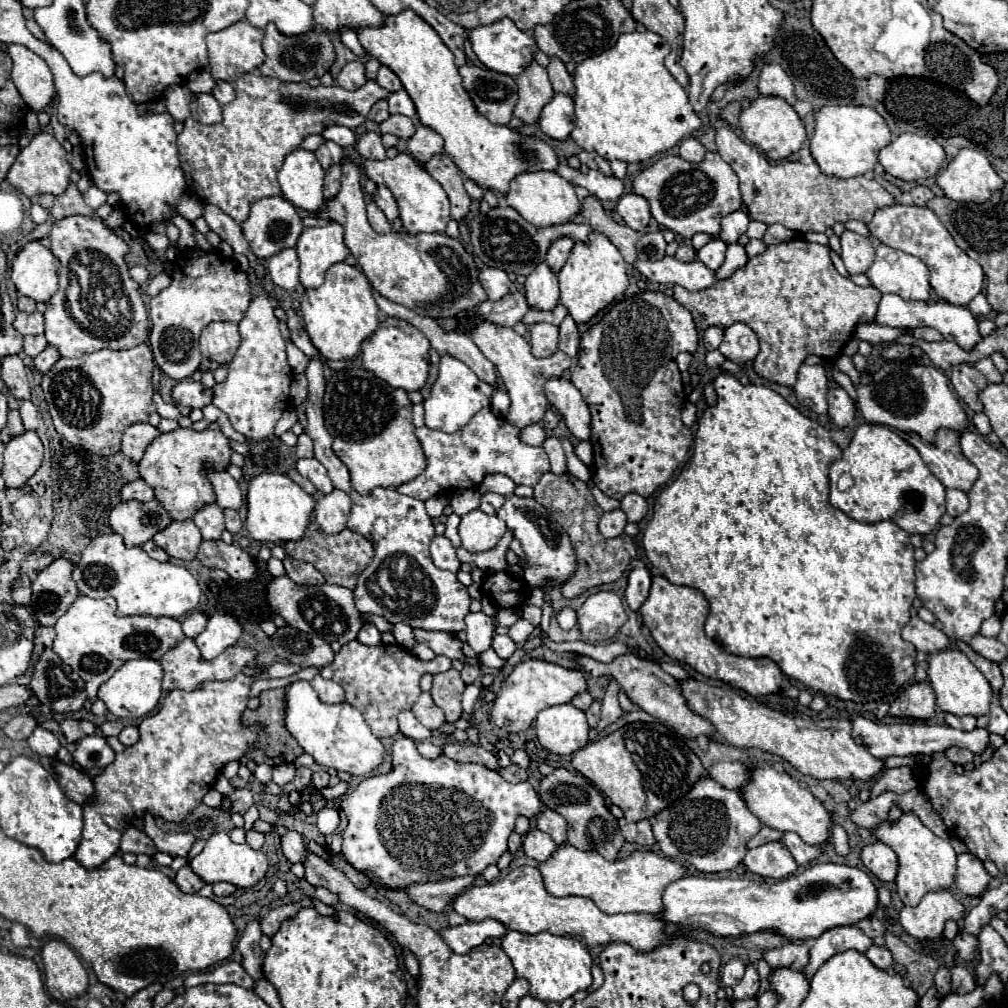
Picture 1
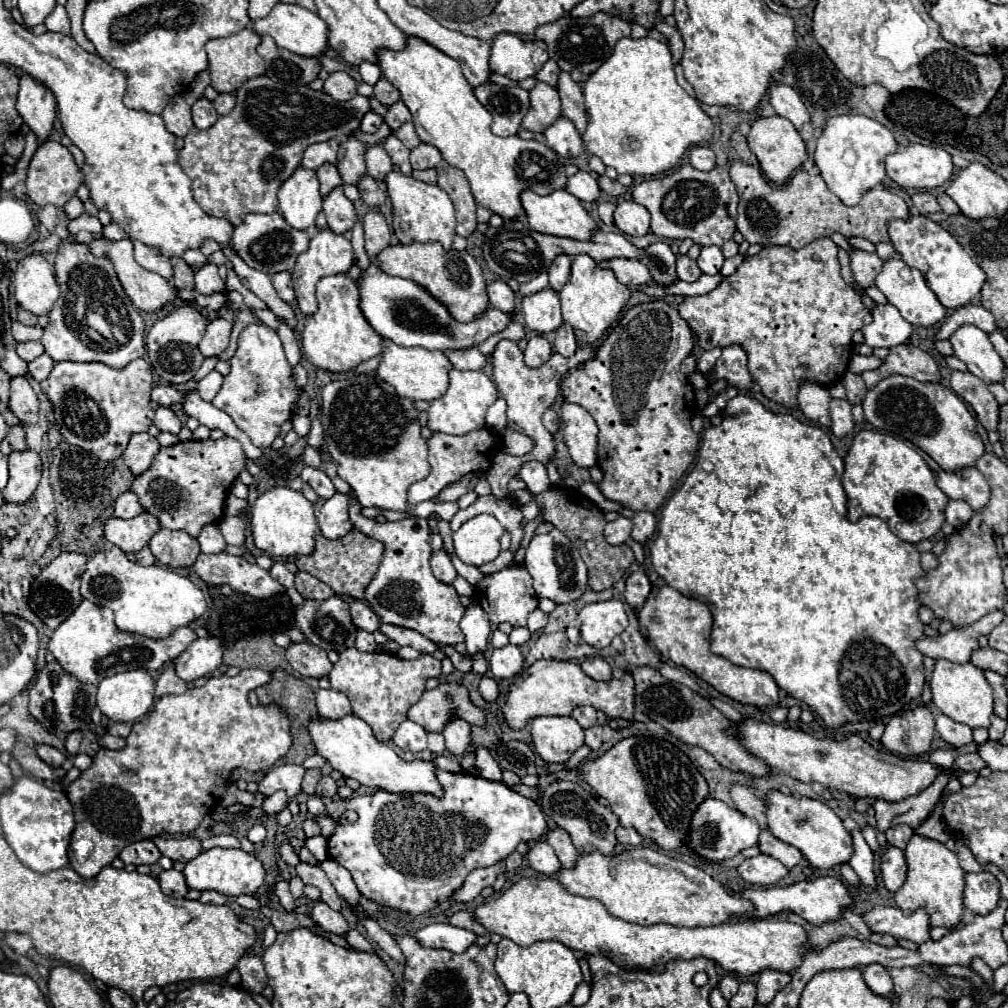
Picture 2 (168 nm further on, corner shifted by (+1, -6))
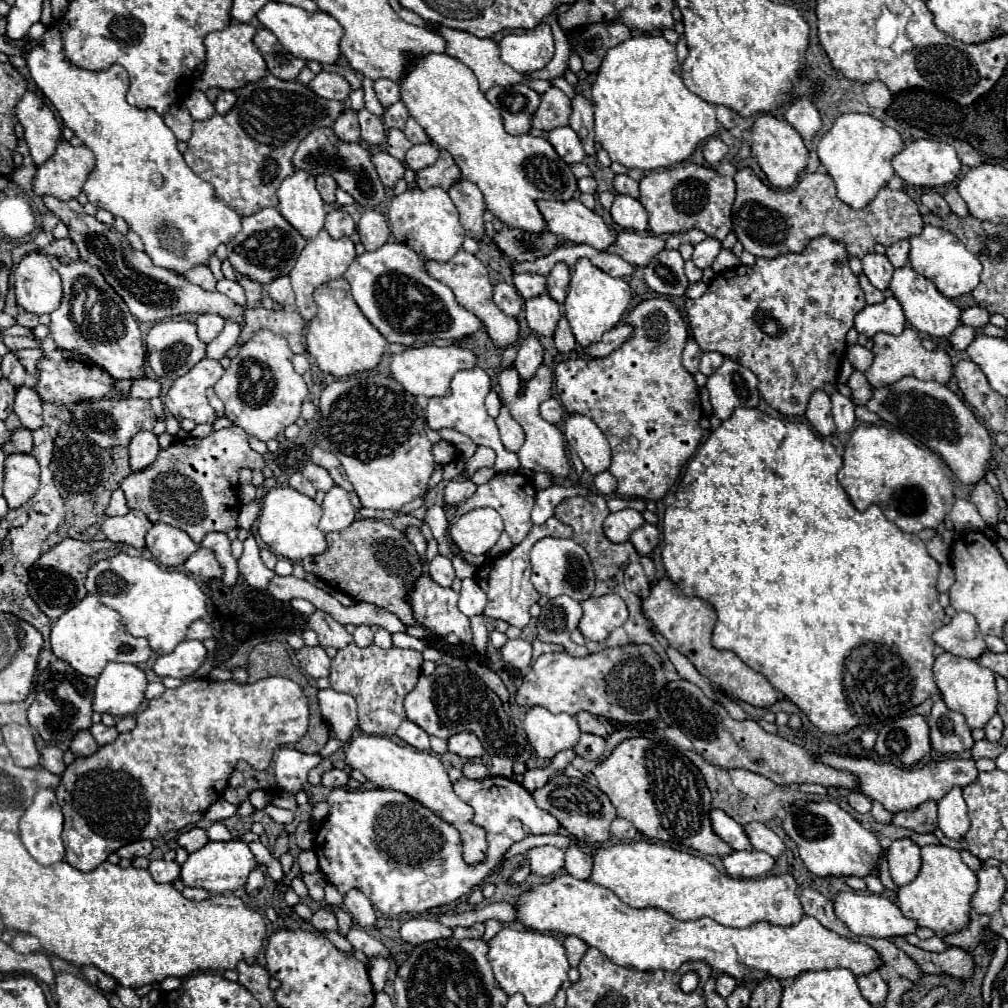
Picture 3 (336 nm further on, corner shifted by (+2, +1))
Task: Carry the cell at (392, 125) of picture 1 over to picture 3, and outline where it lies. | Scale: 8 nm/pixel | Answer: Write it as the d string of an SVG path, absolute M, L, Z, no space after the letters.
M408 118L406 122L406 128L404 128L404 136L412 142L412 144L422 144L422 142L430 142L430 138L426 136L424 128L414 120L414 118Z

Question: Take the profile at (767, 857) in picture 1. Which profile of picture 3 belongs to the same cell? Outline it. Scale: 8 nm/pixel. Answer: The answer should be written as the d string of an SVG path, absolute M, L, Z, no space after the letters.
M742 850L724 858L724 868L734 878L760 878L776 866L776 860L770 854L760 850Z

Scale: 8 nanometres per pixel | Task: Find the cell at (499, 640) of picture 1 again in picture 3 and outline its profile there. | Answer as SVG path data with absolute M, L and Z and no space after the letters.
M508 640L502 648L500 648L500 656L504 660L504 664L512 664L514 668L522 670L530 664L530 656L532 656L532 644L526 640Z

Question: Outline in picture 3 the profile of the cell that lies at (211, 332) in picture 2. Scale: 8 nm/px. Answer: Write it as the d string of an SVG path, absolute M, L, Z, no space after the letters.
M200 314L196 318L196 326L198 326L198 338L208 344L222 332L224 318L218 314Z

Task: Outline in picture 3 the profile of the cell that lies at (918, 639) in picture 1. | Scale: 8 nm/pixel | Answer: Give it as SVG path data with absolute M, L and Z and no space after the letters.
M958 612L950 620L950 624L938 628L932 634L932 640L946 652L962 658L976 660L980 654L986 652L984 636L978 630L978 622L966 612Z

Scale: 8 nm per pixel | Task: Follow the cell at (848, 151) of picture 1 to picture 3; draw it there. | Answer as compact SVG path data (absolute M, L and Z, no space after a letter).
M870 114L838 116L832 128L818 142L818 158L832 176L838 190L838 198L854 210L862 210L876 196L876 192L888 184L894 174L890 160L900 150L900 134Z

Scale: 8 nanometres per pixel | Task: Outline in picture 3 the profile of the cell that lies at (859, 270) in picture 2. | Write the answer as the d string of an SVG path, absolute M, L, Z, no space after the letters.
M870 252L862 258L862 266L864 266L864 274L868 276L870 284L884 292L888 288L888 282L892 278L892 270L894 270L890 260L884 254Z

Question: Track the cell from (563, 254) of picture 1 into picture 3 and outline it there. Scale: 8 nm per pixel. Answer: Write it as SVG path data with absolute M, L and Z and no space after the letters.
M558 262L550 274L546 276L546 282L548 282L548 294L556 300L556 302L564 302L564 296L566 296L566 288L568 288L568 282L570 282L570 268L564 264L564 262Z

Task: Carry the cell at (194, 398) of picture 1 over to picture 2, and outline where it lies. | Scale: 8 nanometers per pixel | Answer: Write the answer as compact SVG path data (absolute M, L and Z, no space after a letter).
M155 385L151 389L151 401L155 401L157 405L171 407L173 403L183 403L183 399L185 399L185 393L173 385Z

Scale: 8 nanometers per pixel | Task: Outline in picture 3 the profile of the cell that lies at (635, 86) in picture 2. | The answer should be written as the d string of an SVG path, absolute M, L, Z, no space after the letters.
M638 36L610 48L592 84L592 104L596 144L626 168L656 170L678 164L718 130L714 106L684 86L676 48L662 36Z

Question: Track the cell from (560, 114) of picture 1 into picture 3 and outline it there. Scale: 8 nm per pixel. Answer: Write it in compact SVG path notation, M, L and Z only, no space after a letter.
M560 126L560 128L550 130L548 140L566 164L582 162L584 148L582 148L582 142L580 142L578 134L570 126Z

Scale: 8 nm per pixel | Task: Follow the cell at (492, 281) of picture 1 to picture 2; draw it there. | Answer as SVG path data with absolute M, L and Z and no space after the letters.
M505 281L489 283L487 295L489 295L489 303L493 309L501 309L503 313L513 313L515 293L511 291L511 287Z

